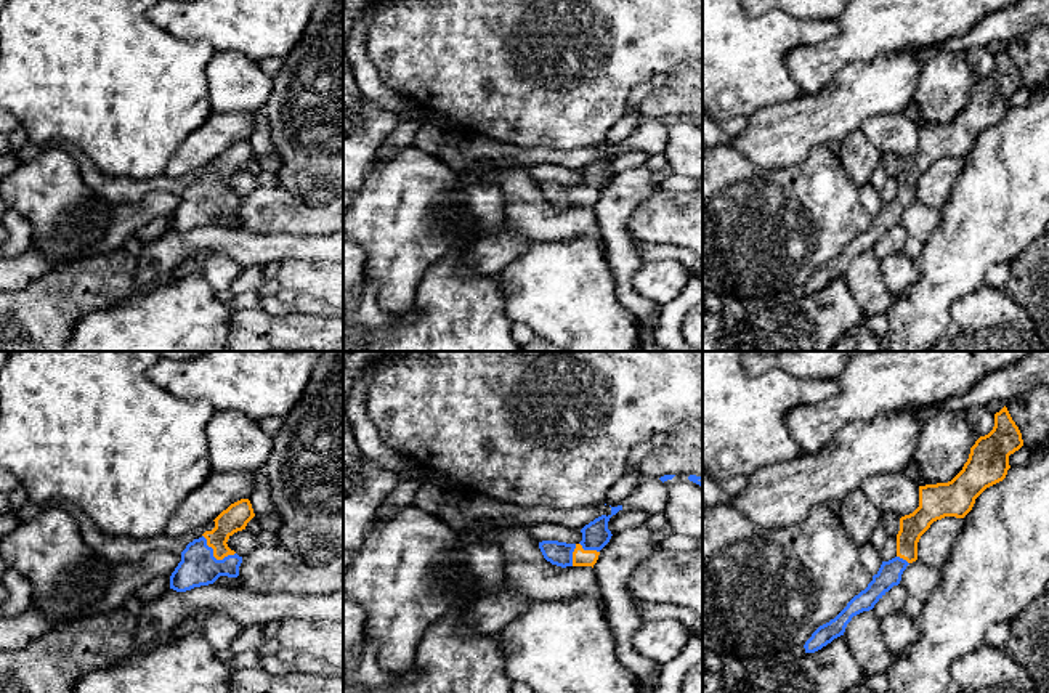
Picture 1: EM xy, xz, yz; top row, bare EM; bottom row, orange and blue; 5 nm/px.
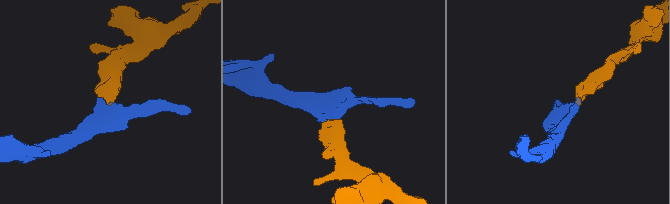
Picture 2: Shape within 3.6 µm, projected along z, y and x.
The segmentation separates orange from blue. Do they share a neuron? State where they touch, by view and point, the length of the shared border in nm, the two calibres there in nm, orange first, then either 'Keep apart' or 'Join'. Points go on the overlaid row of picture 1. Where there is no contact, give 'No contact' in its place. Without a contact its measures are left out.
Touches orange at xy (214, 555). Shared border 190 nm. Thickness 130 nm (orange) against 190 nm. Join

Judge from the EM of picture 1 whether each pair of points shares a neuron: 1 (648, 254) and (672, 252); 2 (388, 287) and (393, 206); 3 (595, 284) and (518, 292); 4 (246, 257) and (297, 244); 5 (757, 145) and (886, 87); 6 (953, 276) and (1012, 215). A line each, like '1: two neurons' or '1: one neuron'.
1: one neuron
2: one neuron
3: one neuron
4: one neuron
5: one neuron
6: one neuron

